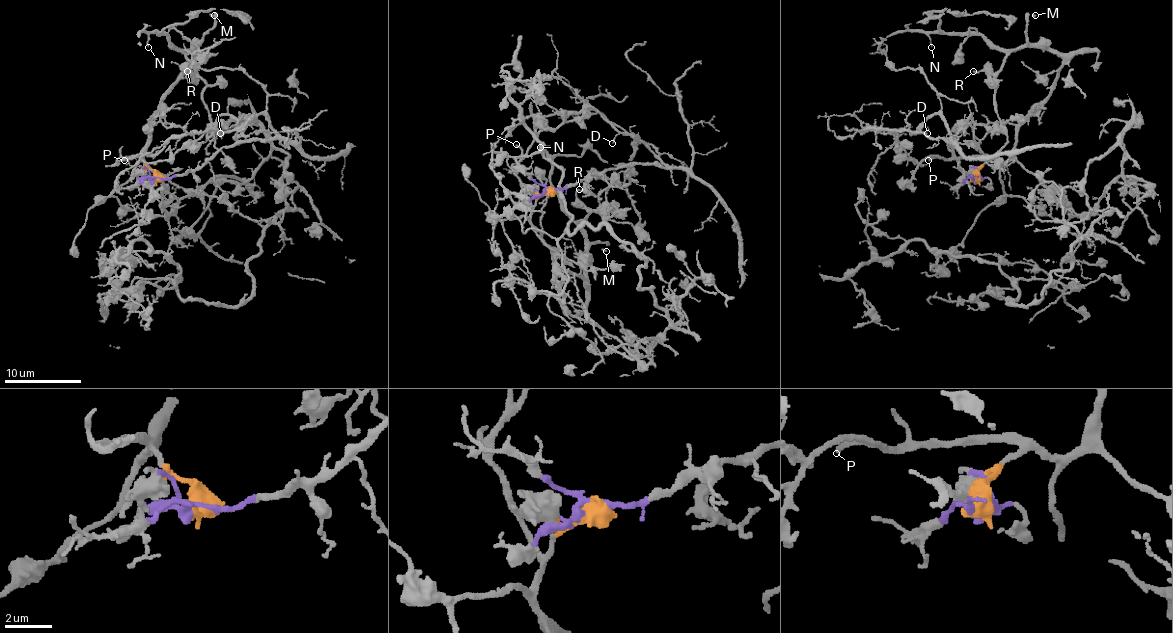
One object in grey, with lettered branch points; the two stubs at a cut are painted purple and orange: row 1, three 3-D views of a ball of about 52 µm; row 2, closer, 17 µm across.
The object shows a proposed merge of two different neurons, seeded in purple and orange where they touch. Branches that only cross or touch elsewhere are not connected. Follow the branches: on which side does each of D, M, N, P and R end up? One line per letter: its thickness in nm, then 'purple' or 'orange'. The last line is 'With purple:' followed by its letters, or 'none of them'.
D: 110 nm thick; purple
M: 180 nm thick; orange
N: 110 nm thick; orange
P: 200 nm thick; orange
R: 170 nm thick; orange
With purple: D

